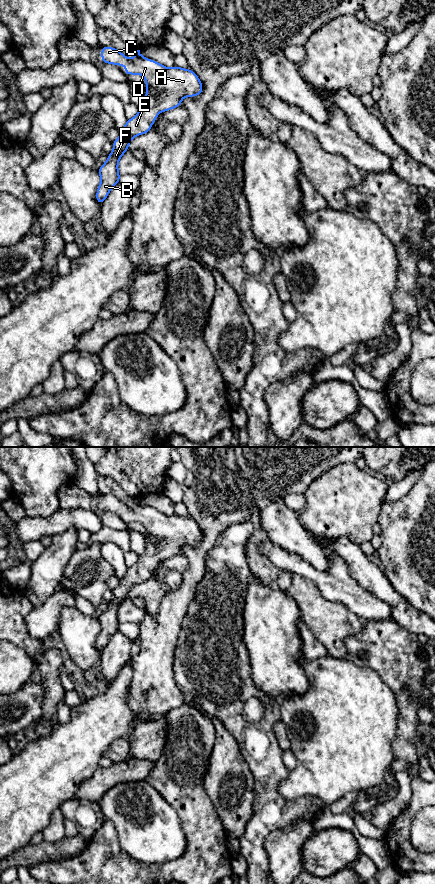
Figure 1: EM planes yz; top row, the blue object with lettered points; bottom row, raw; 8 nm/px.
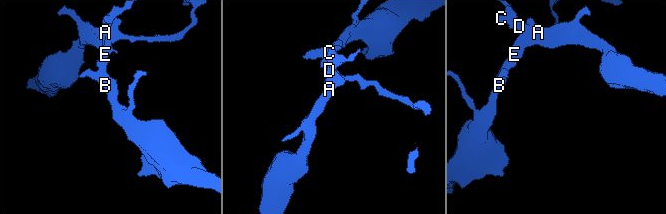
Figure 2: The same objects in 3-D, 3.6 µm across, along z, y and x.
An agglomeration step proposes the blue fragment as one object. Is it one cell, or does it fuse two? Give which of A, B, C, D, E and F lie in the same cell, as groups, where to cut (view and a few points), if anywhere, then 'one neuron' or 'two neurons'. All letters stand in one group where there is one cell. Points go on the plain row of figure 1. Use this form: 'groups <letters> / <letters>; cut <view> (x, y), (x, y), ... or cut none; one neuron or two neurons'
groups A B C D E F; cut none; one neuron

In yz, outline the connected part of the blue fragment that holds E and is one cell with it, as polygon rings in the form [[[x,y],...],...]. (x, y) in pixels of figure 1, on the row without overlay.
[[[100,495],[101,510],[113,513],[125,513],[125,522],[140,522],[146,528],[145,553],[138,562],[128,567],[121,582],[113,590],[113,599],[107,609],[98,617],[101,630],[97,637],[96,648],[102,652],[109,639],[119,631],[118,610],[128,599],[131,588],[141,582],[146,582],[156,569],[159,560],[175,555],[181,555],[181,547],[200,543],[203,534],[198,524],[189,517],[163,513],[142,505],[140,498],[134,497],[135,506],[129,507],[113,495]]]

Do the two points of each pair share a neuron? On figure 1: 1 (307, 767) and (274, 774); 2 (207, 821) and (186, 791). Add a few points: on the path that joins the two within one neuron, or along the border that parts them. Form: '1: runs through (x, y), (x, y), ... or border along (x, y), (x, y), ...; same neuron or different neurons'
1: border along (290, 770), (289, 774), (278, 785), (277, 791); different neurons
2: runs through (200, 814), (189, 798); same neuron

